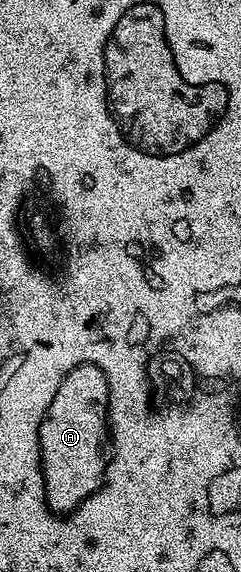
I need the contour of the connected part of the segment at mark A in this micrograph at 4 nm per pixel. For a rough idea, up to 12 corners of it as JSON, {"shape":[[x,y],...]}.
{"shape":[[52,403],[40,425],[46,503],[78,508],[82,459],[108,435],[108,411]]}

